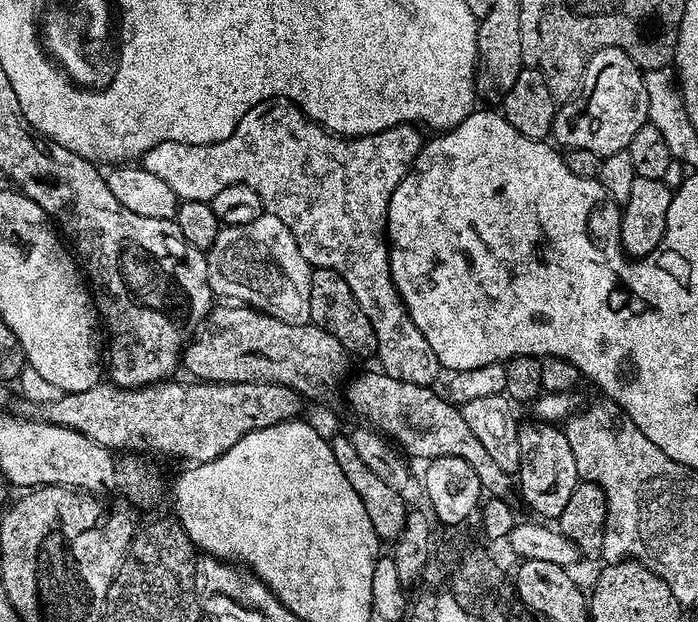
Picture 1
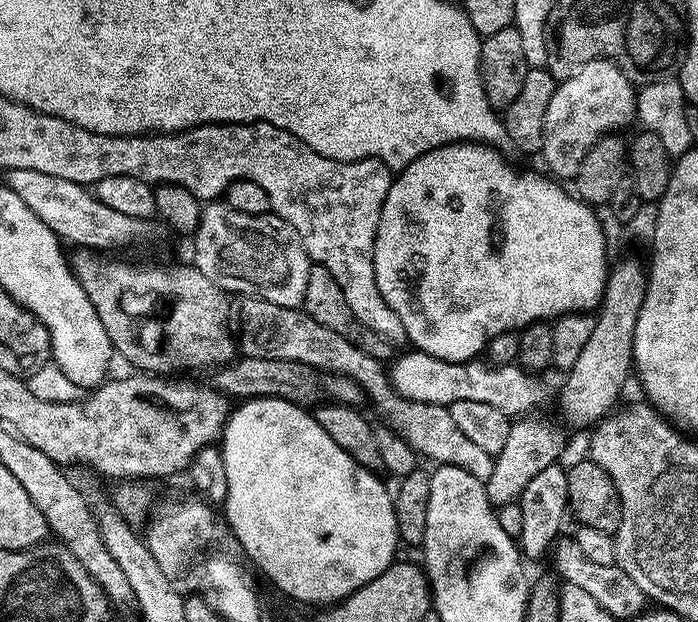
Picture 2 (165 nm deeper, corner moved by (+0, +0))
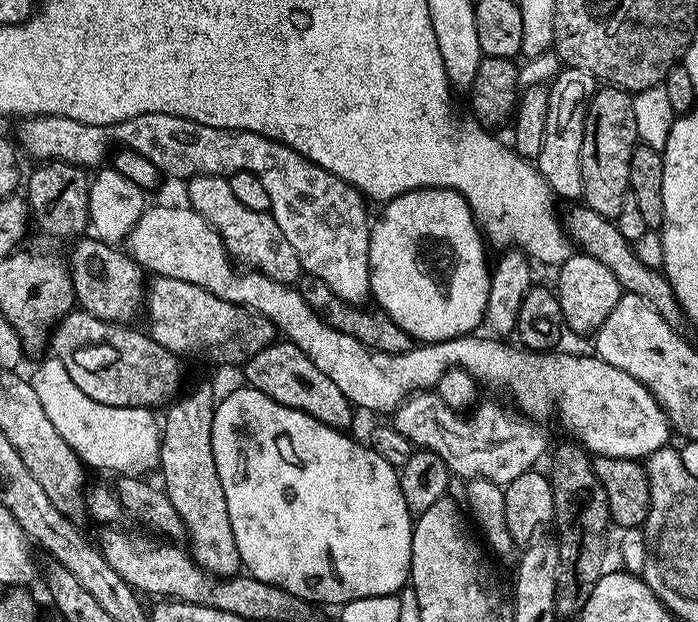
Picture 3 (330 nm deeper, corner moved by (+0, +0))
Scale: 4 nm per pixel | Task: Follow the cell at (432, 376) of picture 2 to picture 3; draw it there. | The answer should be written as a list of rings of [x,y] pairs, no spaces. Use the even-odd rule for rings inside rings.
[[[152,206],[145,207],[144,212],[138,218],[138,222],[128,231],[126,237],[127,255],[131,256],[141,268],[145,270],[151,270],[155,272],[157,276],[169,276],[170,278],[182,279],[184,282],[190,282],[194,286],[200,286],[204,290],[208,290],[210,294],[217,295],[218,298],[226,299],[230,303],[237,304],[240,307],[252,308],[256,312],[260,312],[264,316],[268,316],[273,321],[277,329],[281,333],[284,332],[291,343],[296,344],[302,350],[302,354],[306,354],[306,358],[310,358],[310,362],[314,362],[314,366],[318,366],[318,370],[322,370],[322,374],[326,374],[334,383],[337,384],[338,390],[342,390],[342,394],[346,394],[346,398],[357,409],[369,408],[372,412],[385,412],[385,414],[391,413],[393,410],[400,407],[405,400],[414,392],[423,392],[425,390],[435,389],[436,383],[442,378],[442,374],[446,374],[446,370],[451,368],[461,368],[462,370],[469,372],[474,379],[481,385],[489,384],[492,388],[505,388],[506,391],[512,392],[512,396],[520,404],[540,404],[544,400],[544,388],[556,388],[556,412],[560,415],[560,424],[569,432],[571,439],[582,445],[583,448],[587,448],[589,453],[598,456],[609,456],[610,458],[626,458],[627,460],[640,460],[646,458],[654,450],[665,447],[669,443],[668,436],[670,437],[670,425],[668,422],[668,415],[664,413],[664,407],[659,404],[654,398],[654,394],[650,394],[650,390],[646,390],[646,386],[642,386],[642,382],[638,382],[638,378],[630,378],[630,374],[626,374],[626,370],[618,370],[618,366],[610,366],[610,362],[602,362],[599,356],[595,354],[589,354],[589,356],[571,356],[568,352],[560,352],[561,350],[553,350],[550,352],[530,352],[523,347],[515,346],[511,348],[508,344],[499,344],[496,340],[487,340],[486,337],[480,336],[481,334],[469,334],[466,336],[459,336],[458,338],[450,338],[449,340],[443,340],[437,344],[425,344],[421,343],[419,346],[412,347],[408,352],[402,354],[386,354],[380,352],[377,348],[370,348],[365,346],[362,342],[358,342],[354,338],[350,338],[350,334],[342,334],[341,332],[333,332],[332,327],[326,324],[324,320],[317,316],[316,311],[308,306],[305,300],[300,299],[299,291],[294,290],[293,285],[290,284],[278,284],[274,278],[269,276],[261,276],[259,274],[248,274],[252,276],[243,276],[239,272],[241,269],[237,267],[235,263],[230,259],[226,246],[220,239],[215,228],[212,227],[212,223],[208,220],[203,220],[198,213],[194,212],[190,206],[184,206],[184,209],[179,212],[176,208],[152,208]]]

